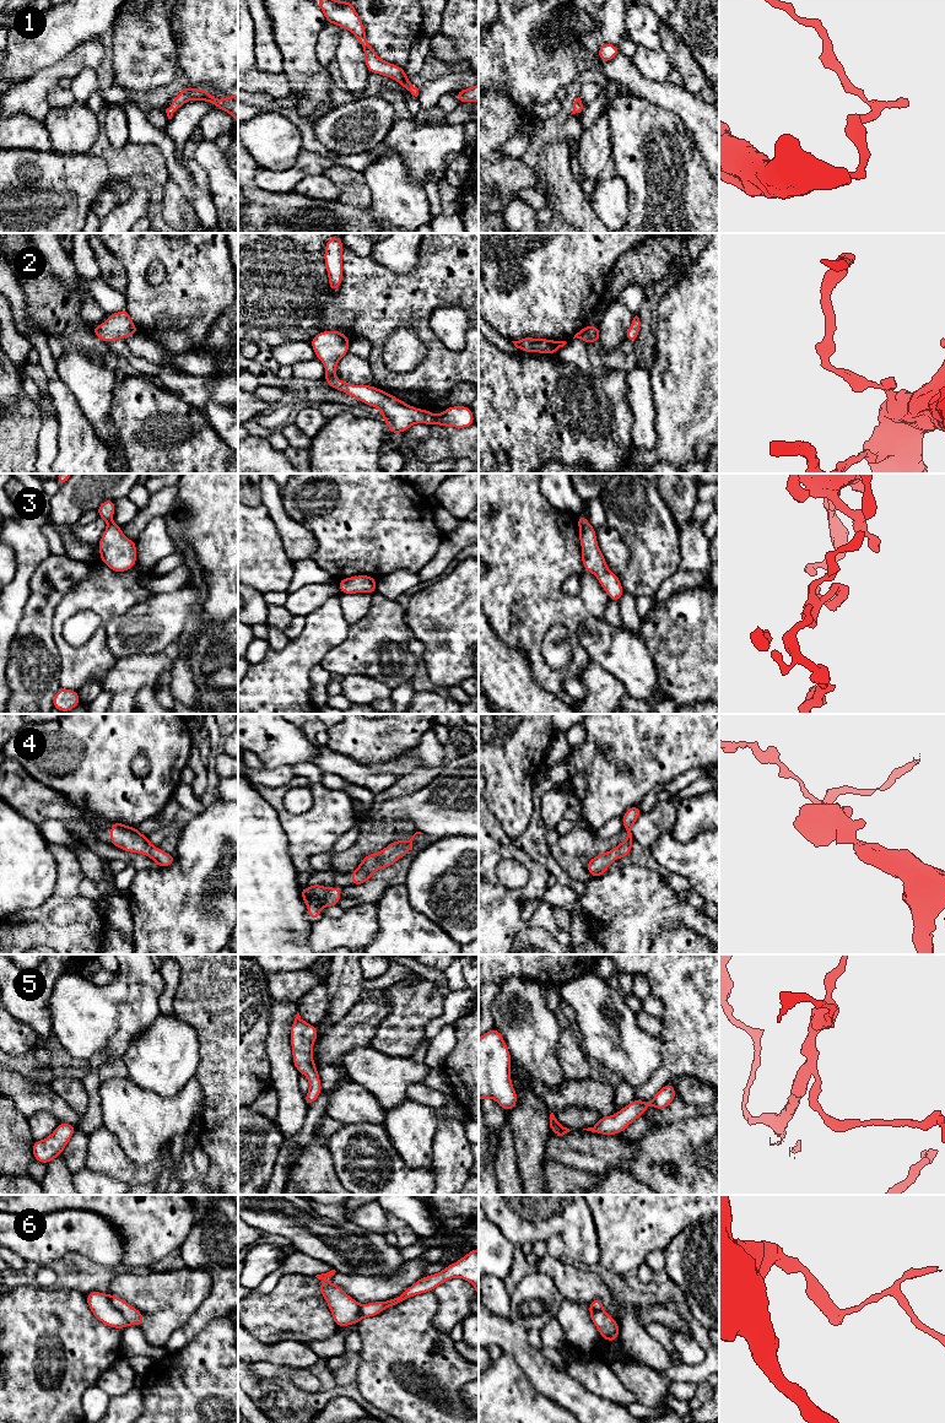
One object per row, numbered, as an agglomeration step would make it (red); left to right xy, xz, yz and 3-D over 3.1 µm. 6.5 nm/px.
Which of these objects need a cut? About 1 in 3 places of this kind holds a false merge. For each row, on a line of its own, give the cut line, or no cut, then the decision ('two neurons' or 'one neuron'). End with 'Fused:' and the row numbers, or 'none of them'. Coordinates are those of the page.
1: no cut | one neuron
2: no cut | one neuron
3: no cut | one neuron
4: no cut | one neuron
5: no cut | one neuron
6: xy (109, 1297), (128, 1324) | two neurons
Fused: 6

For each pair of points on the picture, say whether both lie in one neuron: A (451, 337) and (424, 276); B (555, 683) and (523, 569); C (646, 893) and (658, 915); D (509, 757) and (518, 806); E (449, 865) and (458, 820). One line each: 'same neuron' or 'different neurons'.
A: different neurons
B: same neuron
C: same neuron
D: same neuron
E: different neurons

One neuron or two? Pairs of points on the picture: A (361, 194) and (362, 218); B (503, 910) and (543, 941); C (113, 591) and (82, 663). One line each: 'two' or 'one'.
A: two
B: two
C: one

